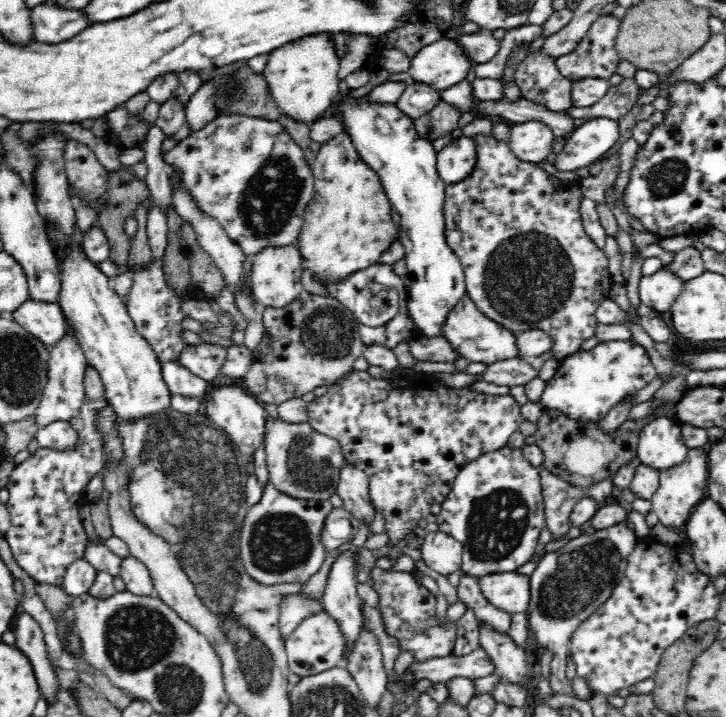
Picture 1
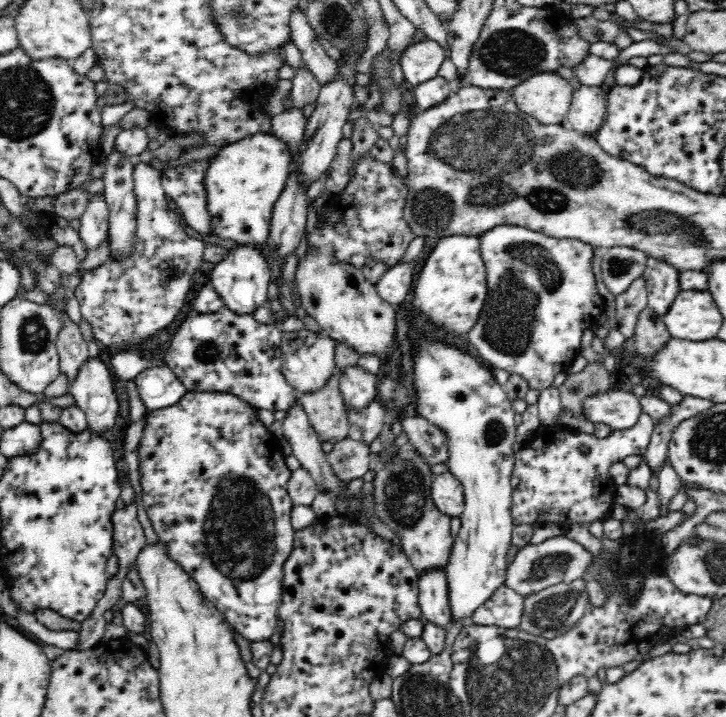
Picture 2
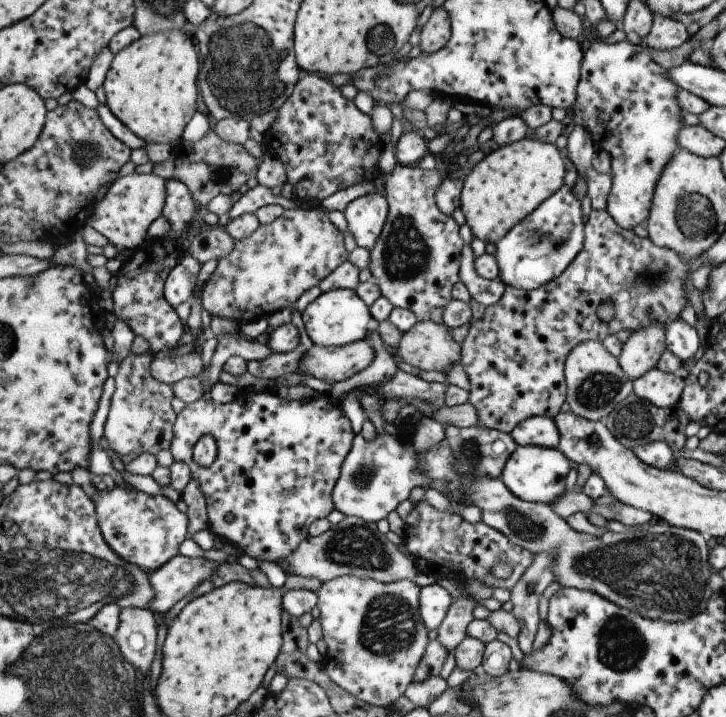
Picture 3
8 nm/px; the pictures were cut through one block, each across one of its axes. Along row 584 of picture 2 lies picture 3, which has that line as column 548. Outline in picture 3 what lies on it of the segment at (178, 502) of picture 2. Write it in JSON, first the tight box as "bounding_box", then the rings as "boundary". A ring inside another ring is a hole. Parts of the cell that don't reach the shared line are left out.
{"bounding_box":[493,184,583,291],"boundary":[[[562,184],[496,242],[493,256],[501,282],[528,291],[557,278],[581,250],[583,231],[579,200],[575,198],[571,188]]]}

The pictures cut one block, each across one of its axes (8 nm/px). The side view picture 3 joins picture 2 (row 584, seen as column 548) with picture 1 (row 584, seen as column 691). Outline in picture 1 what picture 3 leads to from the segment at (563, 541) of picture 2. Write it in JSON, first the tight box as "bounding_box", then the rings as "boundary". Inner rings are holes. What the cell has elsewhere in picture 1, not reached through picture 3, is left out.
{"bounding_box":[528,520,640,698],"boundary":[[[622,520],[619,524],[614,524],[609,528],[598,530],[588,538],[580,537],[571,540],[563,550],[556,553],[546,553],[539,562],[538,568],[530,577],[530,606],[528,608],[529,627],[532,636],[535,637],[535,644],[538,651],[552,650],[555,655],[551,661],[549,672],[549,685],[551,692],[564,694],[570,698],[577,698],[576,689],[573,681],[566,676],[566,650],[570,637],[574,630],[587,620],[607,598],[610,598],[611,592],[617,586],[619,580],[623,577],[627,568],[628,556],[637,548],[640,539],[636,537],[634,530],[630,528],[627,520]]]}

